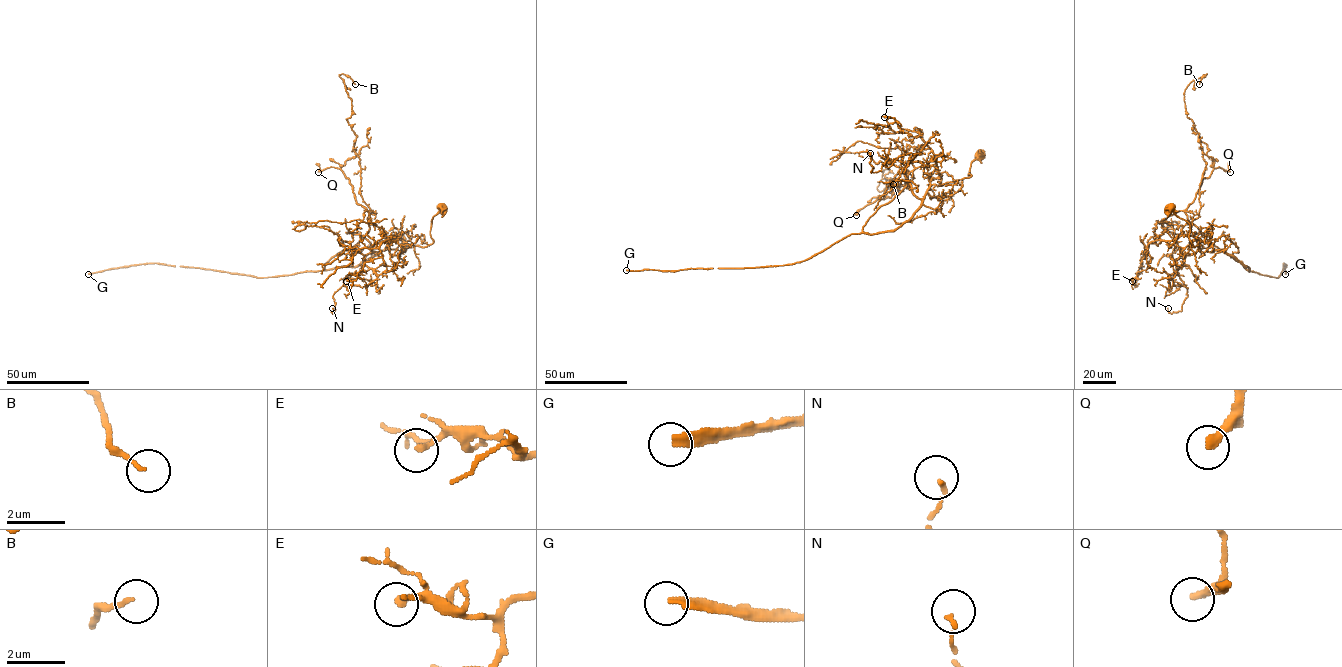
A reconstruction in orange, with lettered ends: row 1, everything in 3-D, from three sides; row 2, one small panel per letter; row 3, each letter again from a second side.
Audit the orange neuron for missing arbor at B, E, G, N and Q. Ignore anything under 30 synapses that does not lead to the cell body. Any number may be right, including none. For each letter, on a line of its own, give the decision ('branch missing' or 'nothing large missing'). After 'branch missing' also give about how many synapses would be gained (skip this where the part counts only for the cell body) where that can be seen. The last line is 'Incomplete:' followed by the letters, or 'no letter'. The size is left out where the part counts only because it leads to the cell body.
B: nothing large missing
E: nothing large missing
G: branch missing; 400 synapses
N: nothing large missing
Q: branch missing; 120 synapses
Incomplete: G, Q

